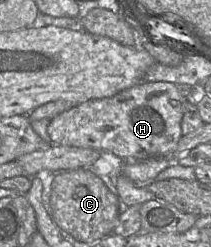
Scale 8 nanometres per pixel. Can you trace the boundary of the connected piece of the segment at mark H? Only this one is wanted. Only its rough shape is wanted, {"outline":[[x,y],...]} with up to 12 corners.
{"outline":[[143,81],[49,120],[55,145],[174,158],[186,93]]}

